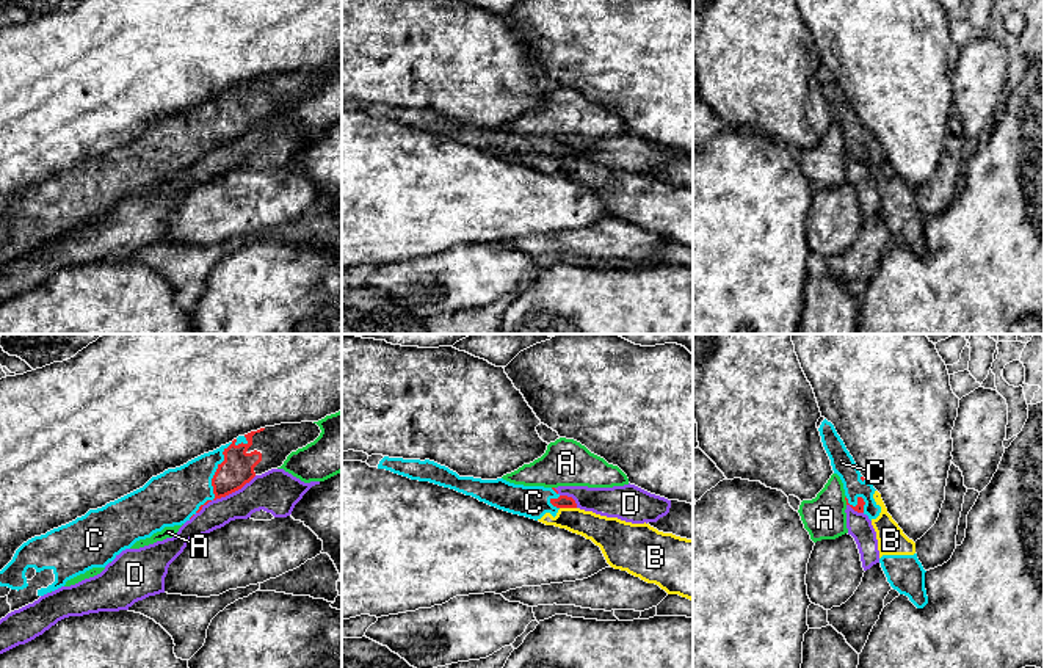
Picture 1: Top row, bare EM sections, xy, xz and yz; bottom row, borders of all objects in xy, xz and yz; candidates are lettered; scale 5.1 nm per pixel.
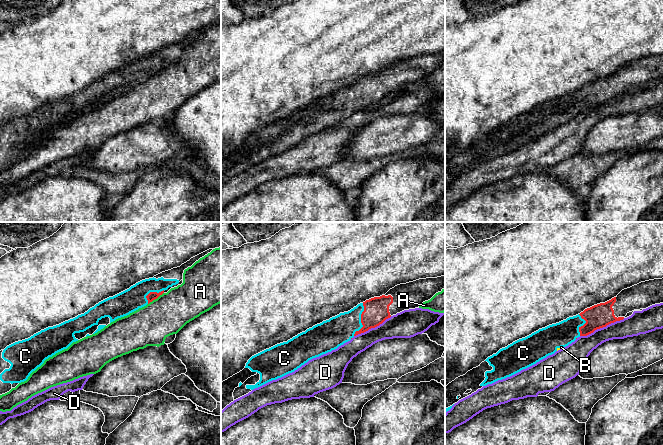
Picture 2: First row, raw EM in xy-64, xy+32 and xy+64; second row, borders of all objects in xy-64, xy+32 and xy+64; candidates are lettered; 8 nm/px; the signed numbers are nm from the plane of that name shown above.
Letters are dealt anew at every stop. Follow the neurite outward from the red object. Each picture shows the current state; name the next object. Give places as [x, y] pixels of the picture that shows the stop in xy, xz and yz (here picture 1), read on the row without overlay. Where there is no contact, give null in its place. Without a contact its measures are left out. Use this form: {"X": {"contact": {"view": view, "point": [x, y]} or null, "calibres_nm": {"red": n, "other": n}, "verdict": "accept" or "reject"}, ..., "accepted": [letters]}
{"A": {"contact": {"view": "yz", "point": [845, 148]}, "calibres_nm": {"red": 50, "other": 220}, "verdict": "reject"}, "B": {"contact": {"view": "xz", "point": [568, 156]}, "calibres_nm": {"red": 60, "other": 170}, "verdict": "reject"}, "C": {"contact": {"view": "xy", "point": [215, 123]}, "calibres_nm": {"red": 170, "other": 280}, "verdict": "reject"}, "D": {"contact": {"view": "xy", "point": [223, 145]}, "calibres_nm": {"red": 170, "other": 200}, "verdict": "reject"}, "accepted": []}

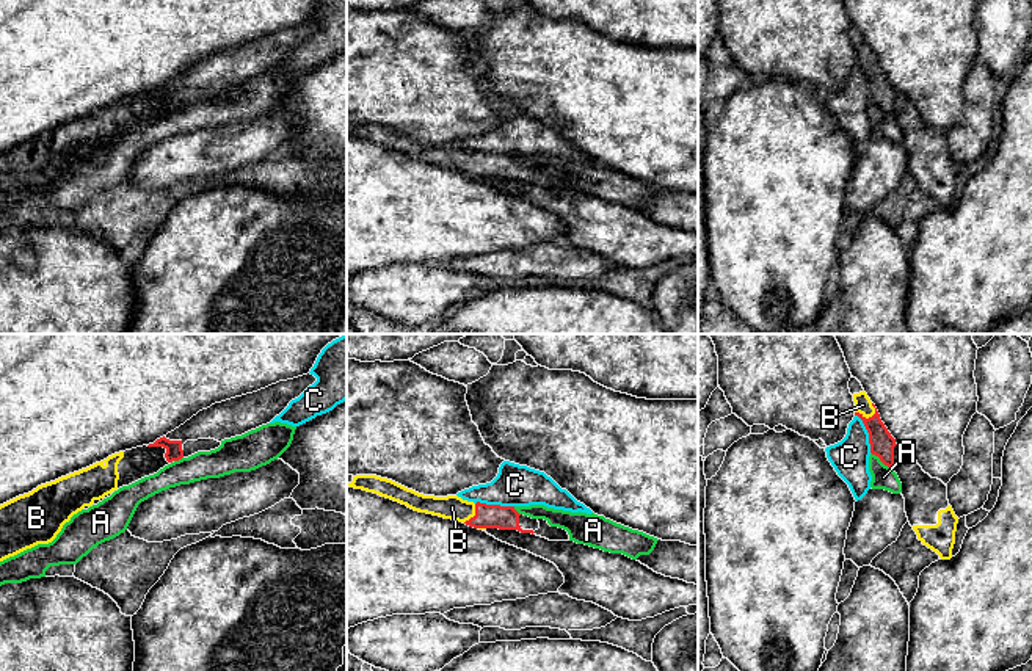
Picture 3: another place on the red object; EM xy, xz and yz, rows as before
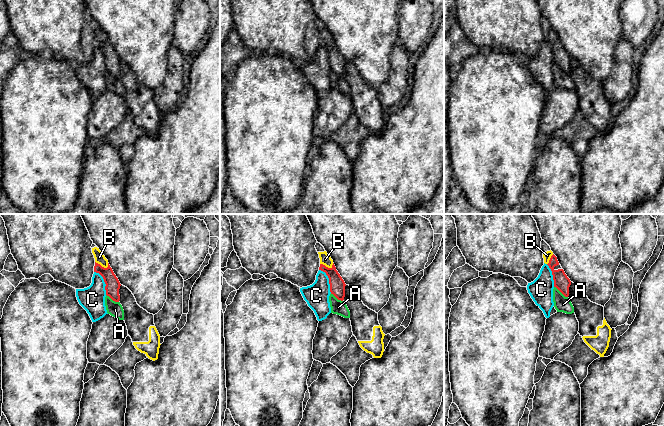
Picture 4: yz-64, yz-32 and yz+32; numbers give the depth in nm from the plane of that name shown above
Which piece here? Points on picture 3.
{"A": {"contact": {"view": "yz", "point": [882, 110]}, "calibres_nm": {"red": 130, "other": 120}, "verdict": "reject"}, "B": {"contact": {"view": "yz", "point": [864, 66]}, "calibres_nm": {"red": 130, "other": 90}, "verdict": "reject"}, "C": {"contact": {"view": "yz", "point": [868, 80]}, "calibres_nm": {"red": 130, "other": 190}, "verdict": "reject"}, "accepted": []}

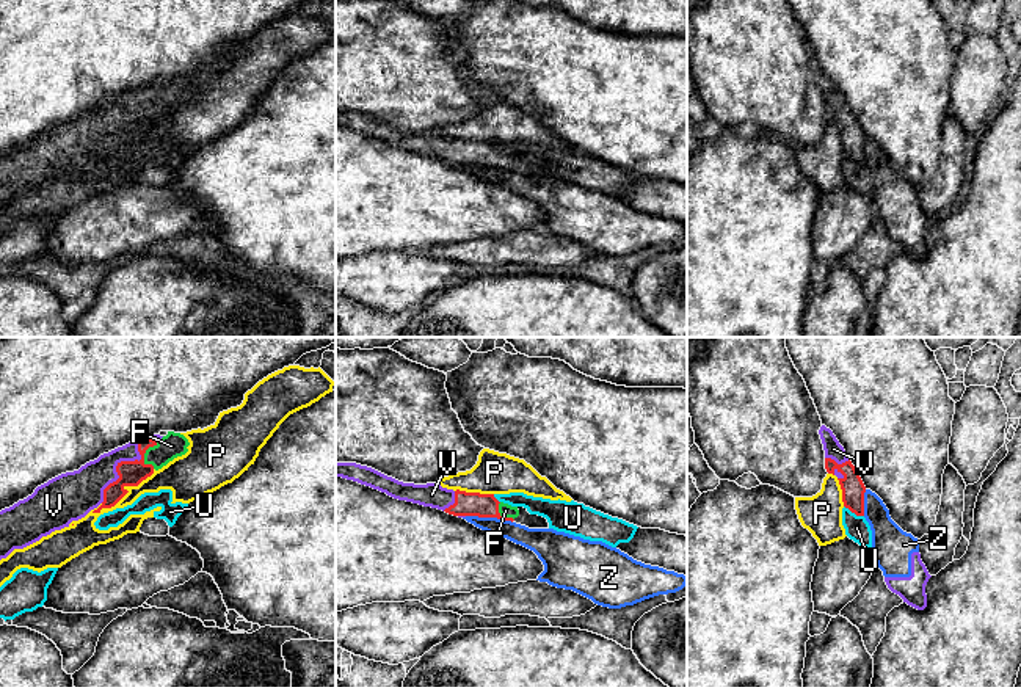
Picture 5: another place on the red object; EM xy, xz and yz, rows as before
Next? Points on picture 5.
{"F": {"contact": {"view": "xy", "point": [143, 104]}, "calibres_nm": {"red": 130, "other": 130}, "verdict": "accept"}, "P": {"contact": {"view": "xy", "point": [126, 141]}, "calibres_nm": {"red": 130, "other": 130}, "verdict": "reject"}, "U": {"contact": {"view": "yz", "point": [853, 160]}, "calibres_nm": {"red": 120, "other": 120}, "verdict": "reject"}, "V": {"contact": {"view": "xy", "point": [118, 113]}, "calibres_nm": {"red": 130, "other": 220}, "verdict": "reject"}, "Z": {"contact": {"view": "xz", "point": [490, 165]}, "calibres_nm": {"red": 130, "other": 110}, "verdict": "reject"}, "accepted": ["F"]}

